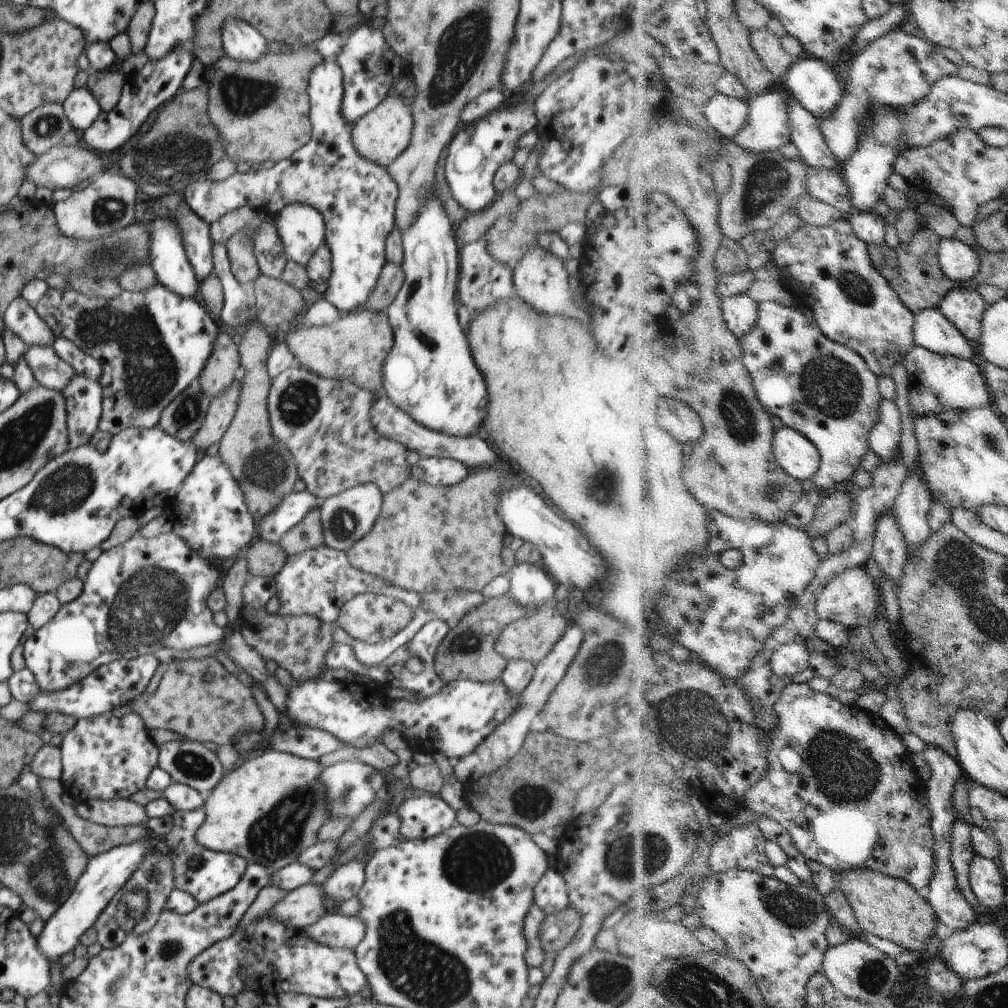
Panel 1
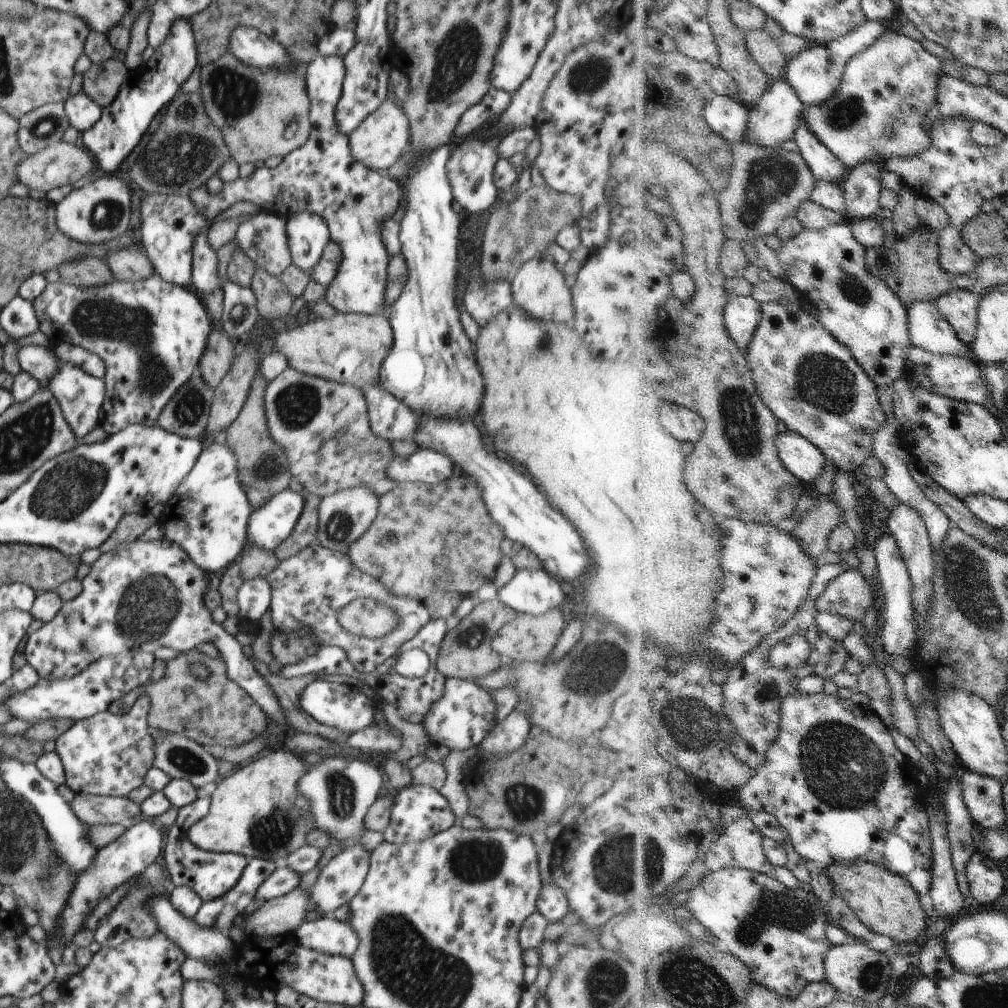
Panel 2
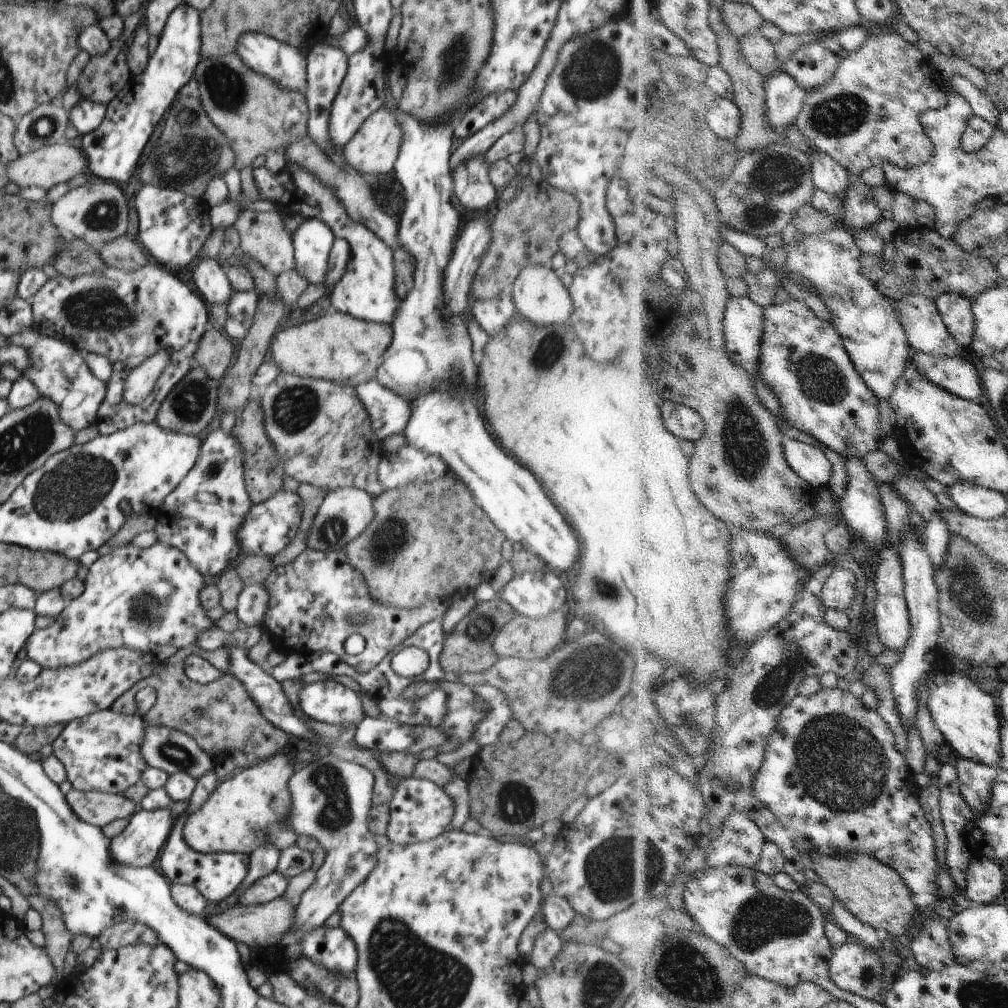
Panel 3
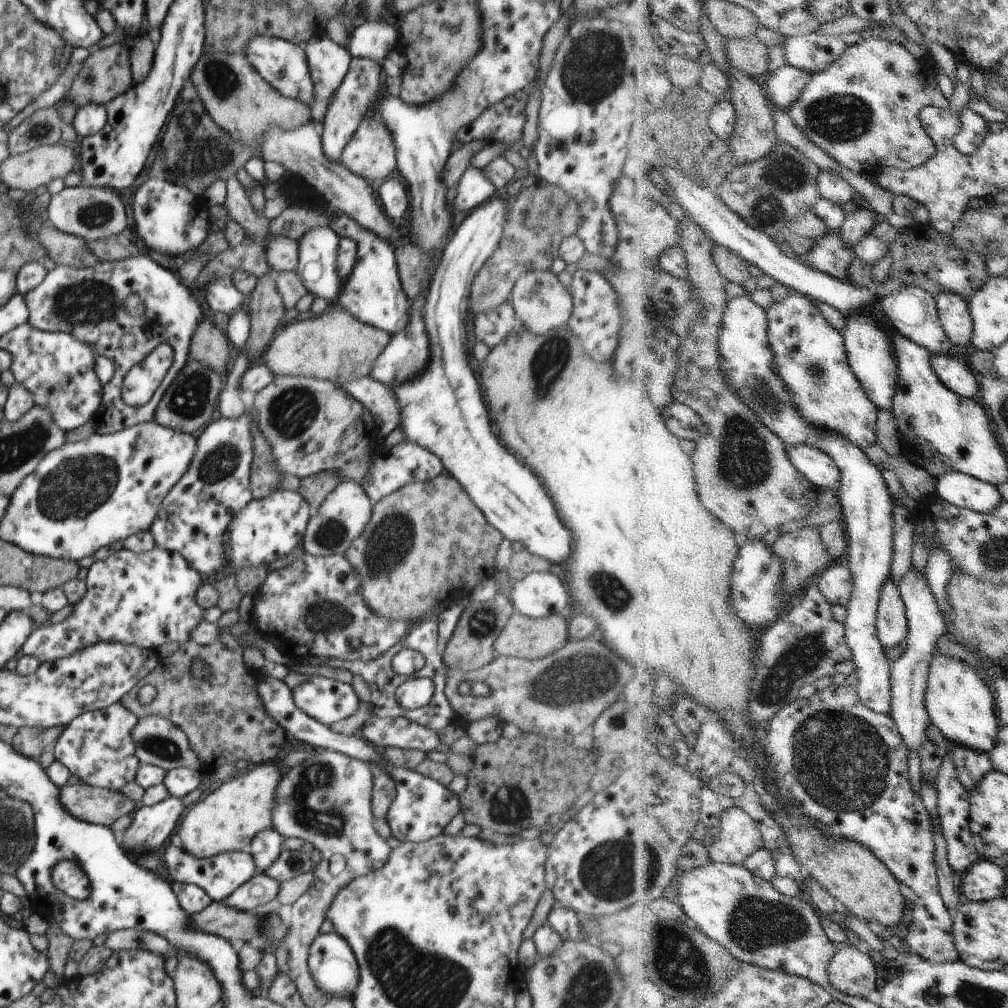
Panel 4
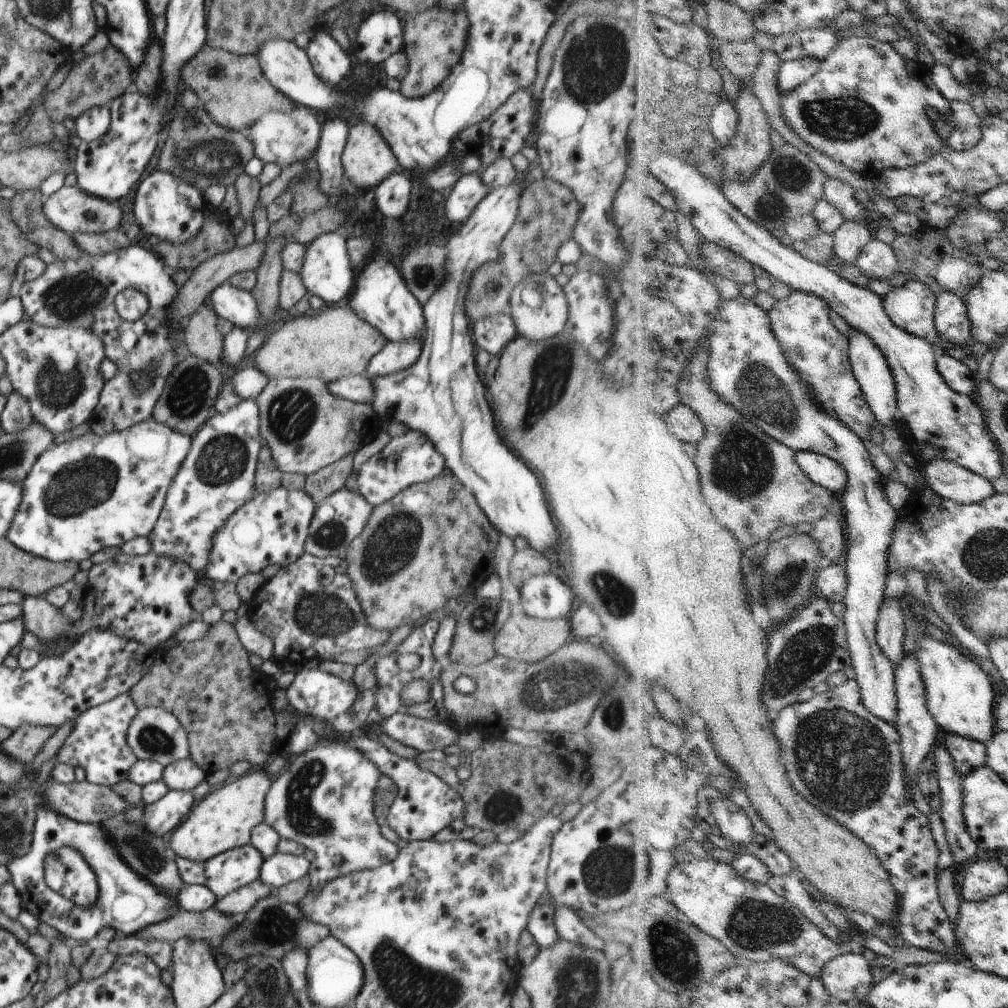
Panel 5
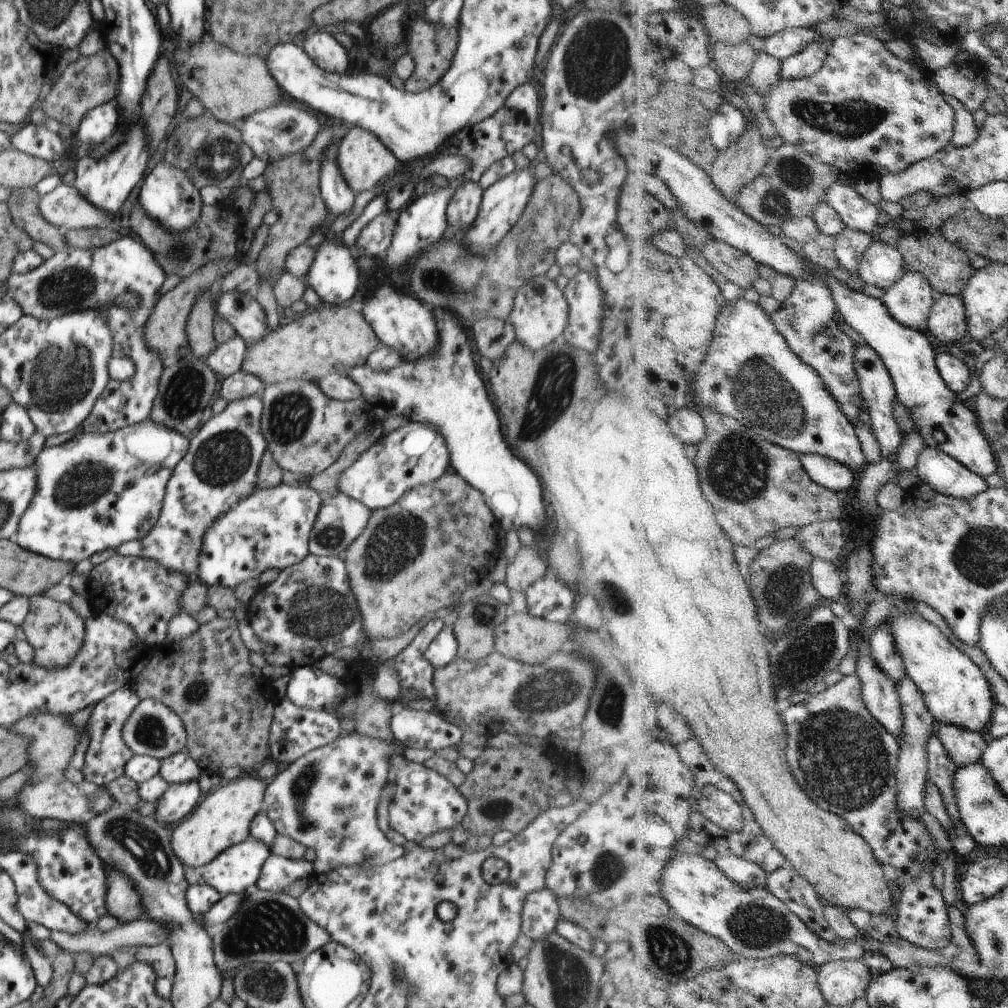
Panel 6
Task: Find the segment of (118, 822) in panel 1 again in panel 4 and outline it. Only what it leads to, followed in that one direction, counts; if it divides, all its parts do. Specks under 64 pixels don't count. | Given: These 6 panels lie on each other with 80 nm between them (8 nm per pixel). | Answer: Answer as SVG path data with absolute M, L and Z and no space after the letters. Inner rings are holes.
M80 784L64 785L60 802L73 816L95 825L112 826L120 817L132 814L139 804L120 791Z

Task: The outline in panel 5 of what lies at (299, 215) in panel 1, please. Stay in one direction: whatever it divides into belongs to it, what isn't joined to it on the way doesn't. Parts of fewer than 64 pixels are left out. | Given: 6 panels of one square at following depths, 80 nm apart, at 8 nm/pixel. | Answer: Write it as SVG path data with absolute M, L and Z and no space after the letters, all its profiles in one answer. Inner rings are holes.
M327 232L319 234L311 243L306 245L299 275L308 294L320 296L327 305L336 304L336 302L348 298L355 284L356 274L349 263L347 238L346 233Z

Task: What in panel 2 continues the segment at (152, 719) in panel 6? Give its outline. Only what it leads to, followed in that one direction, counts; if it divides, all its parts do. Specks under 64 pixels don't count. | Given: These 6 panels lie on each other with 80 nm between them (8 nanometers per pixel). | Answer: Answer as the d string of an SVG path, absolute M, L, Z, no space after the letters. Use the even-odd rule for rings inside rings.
M165 733L153 739L153 767L167 773L170 779L192 782L196 789L218 783L218 760L208 752L208 748L181 733Z

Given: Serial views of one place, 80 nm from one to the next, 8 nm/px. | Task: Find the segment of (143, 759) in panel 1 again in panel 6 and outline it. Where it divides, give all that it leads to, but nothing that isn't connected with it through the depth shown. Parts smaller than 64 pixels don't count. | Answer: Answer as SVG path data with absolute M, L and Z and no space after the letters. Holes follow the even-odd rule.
M128 685L115 690L94 705L87 725L80 730L80 736L86 730L88 738L90 738L81 770L86 783L106 788L109 782L125 774L126 763L133 757L134 753L124 742L122 729L140 701L131 685Z

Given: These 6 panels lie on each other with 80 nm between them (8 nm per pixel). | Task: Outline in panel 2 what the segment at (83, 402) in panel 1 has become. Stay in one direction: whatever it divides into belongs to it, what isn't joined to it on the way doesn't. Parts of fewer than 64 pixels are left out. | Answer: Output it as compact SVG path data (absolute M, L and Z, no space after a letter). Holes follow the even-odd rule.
M52 348L52 354L60 360L60 370L58 370L58 374L54 374L54 378L50 378L50 382L46 382L46 386L39 384L39 389L47 388L54 394L54 398L61 408L62 416L73 431L73 435L77 438L84 438L94 426L98 425L98 418L101 415L106 395L104 380L87 374L80 366L76 366L68 360L62 360L54 348Z

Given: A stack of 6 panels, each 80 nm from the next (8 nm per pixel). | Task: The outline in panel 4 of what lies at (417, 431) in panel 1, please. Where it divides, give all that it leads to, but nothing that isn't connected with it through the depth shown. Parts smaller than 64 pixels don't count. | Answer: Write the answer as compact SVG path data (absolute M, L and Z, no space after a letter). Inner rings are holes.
M368 376L340 387L371 412L380 437L385 438L396 427L400 427L401 410L390 386Z

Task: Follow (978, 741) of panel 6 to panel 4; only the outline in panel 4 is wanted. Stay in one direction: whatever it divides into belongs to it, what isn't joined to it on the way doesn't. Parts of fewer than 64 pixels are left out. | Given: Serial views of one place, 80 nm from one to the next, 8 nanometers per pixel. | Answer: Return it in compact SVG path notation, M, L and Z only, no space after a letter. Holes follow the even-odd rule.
M954 745L951 749L958 774L964 786L972 793L992 771L994 763L988 754Z

